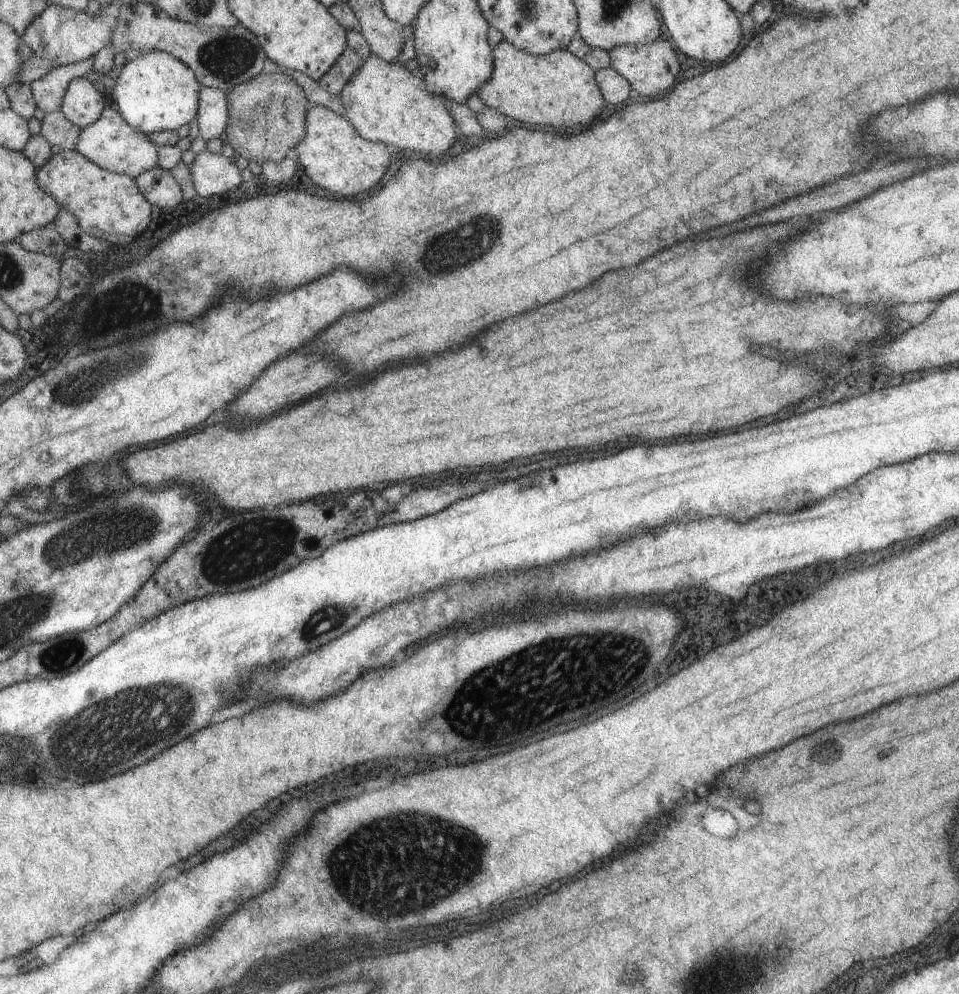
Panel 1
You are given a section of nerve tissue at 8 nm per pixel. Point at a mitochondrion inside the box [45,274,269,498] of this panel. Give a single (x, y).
(101, 373)

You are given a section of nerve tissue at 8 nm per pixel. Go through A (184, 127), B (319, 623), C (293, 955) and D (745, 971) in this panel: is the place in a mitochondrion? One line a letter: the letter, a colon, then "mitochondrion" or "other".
A: other
B: mitochondrion
C: mitochondrion
D: mitochondrion

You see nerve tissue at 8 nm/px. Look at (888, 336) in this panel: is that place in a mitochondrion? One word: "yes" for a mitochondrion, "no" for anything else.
no

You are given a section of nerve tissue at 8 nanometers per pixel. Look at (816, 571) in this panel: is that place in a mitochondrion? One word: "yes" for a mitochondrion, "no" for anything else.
no

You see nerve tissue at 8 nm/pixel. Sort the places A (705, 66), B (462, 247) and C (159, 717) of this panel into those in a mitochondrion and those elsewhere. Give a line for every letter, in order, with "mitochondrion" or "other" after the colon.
A: other
B: mitochondrion
C: mitochondrion

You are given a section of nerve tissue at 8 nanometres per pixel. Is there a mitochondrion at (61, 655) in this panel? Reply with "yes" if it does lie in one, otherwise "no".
yes

